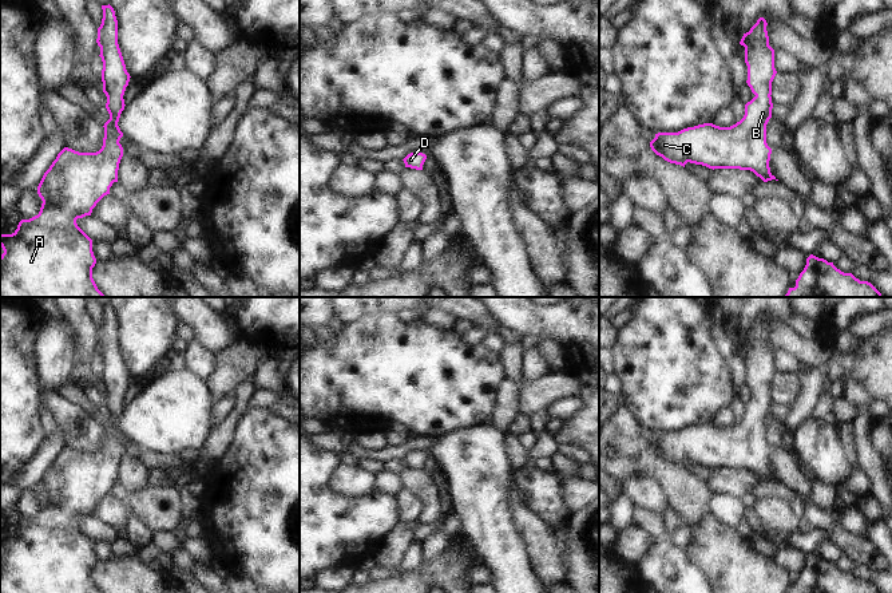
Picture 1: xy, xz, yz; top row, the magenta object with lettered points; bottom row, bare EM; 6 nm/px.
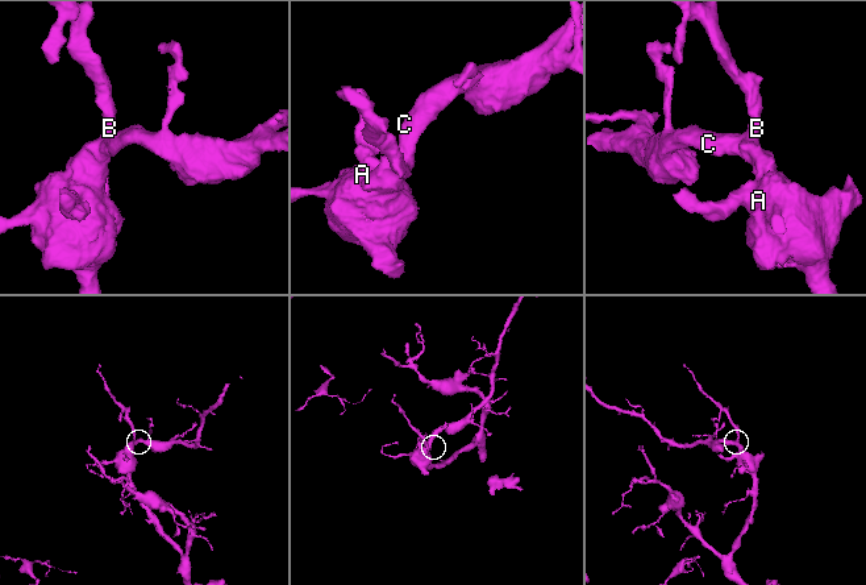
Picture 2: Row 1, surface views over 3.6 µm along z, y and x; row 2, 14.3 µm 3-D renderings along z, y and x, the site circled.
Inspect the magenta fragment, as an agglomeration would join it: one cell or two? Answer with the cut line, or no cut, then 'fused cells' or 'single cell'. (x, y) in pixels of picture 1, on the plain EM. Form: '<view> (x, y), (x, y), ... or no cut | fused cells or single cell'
no cut | single cell

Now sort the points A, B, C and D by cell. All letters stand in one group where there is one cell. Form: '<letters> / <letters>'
A B C D

